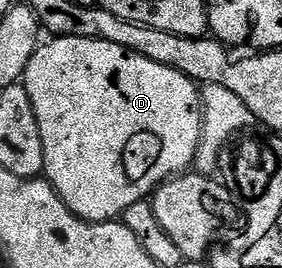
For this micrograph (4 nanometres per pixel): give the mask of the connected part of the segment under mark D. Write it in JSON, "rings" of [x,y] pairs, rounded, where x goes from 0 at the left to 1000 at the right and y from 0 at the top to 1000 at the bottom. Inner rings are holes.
{"rings":[[[202,134],[167,153],[174,164],[145,160],[128,183],[128,198],[106,216],[106,231],[85,265],[82,317],[92,351],[106,351],[106,381],[121,396],[121,425],[135,440],[135,485],[149,485],[149,560],[156,563],[156,634],[152,653],[163,660],[184,705],[199,713],[216,754],[230,761],[266,806],[280,806],[291,821],[309,821],[330,836],[362,836],[372,828],[408,825],[415,813],[436,810],[440,787],[461,769],[475,769],[475,754],[493,746],[525,746],[539,720],[582,683],[585,672],[606,672],[613,657],[663,646],[684,623],[695,593],[695,563],[709,541],[709,504],[716,500],[716,470],[723,466],[723,437],[709,396],[713,332],[691,299],[660,291],[660,276],[645,276],[631,261],[603,261],[603,246],[560,246],[560,231],[532,231],[532,216],[504,216],[504,201],[475,201],[461,187],[447,187],[433,172],[404,172],[390,157],[362,157],[333,142],[234,142],[230,134]]]}

